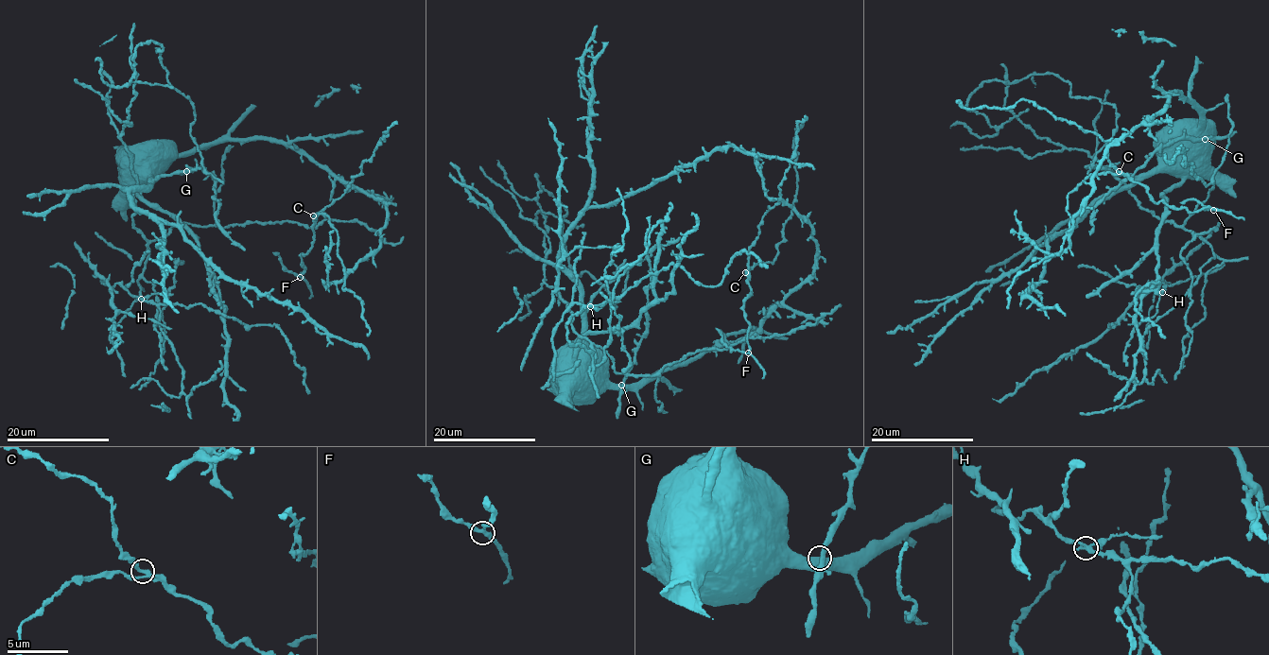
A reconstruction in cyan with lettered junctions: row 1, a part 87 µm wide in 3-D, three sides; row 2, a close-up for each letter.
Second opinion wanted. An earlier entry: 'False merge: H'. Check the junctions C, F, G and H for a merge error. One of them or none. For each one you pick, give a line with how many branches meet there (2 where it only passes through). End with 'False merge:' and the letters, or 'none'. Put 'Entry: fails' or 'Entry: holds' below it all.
H: 3 branches meet
False merge: H
Entry: holds

